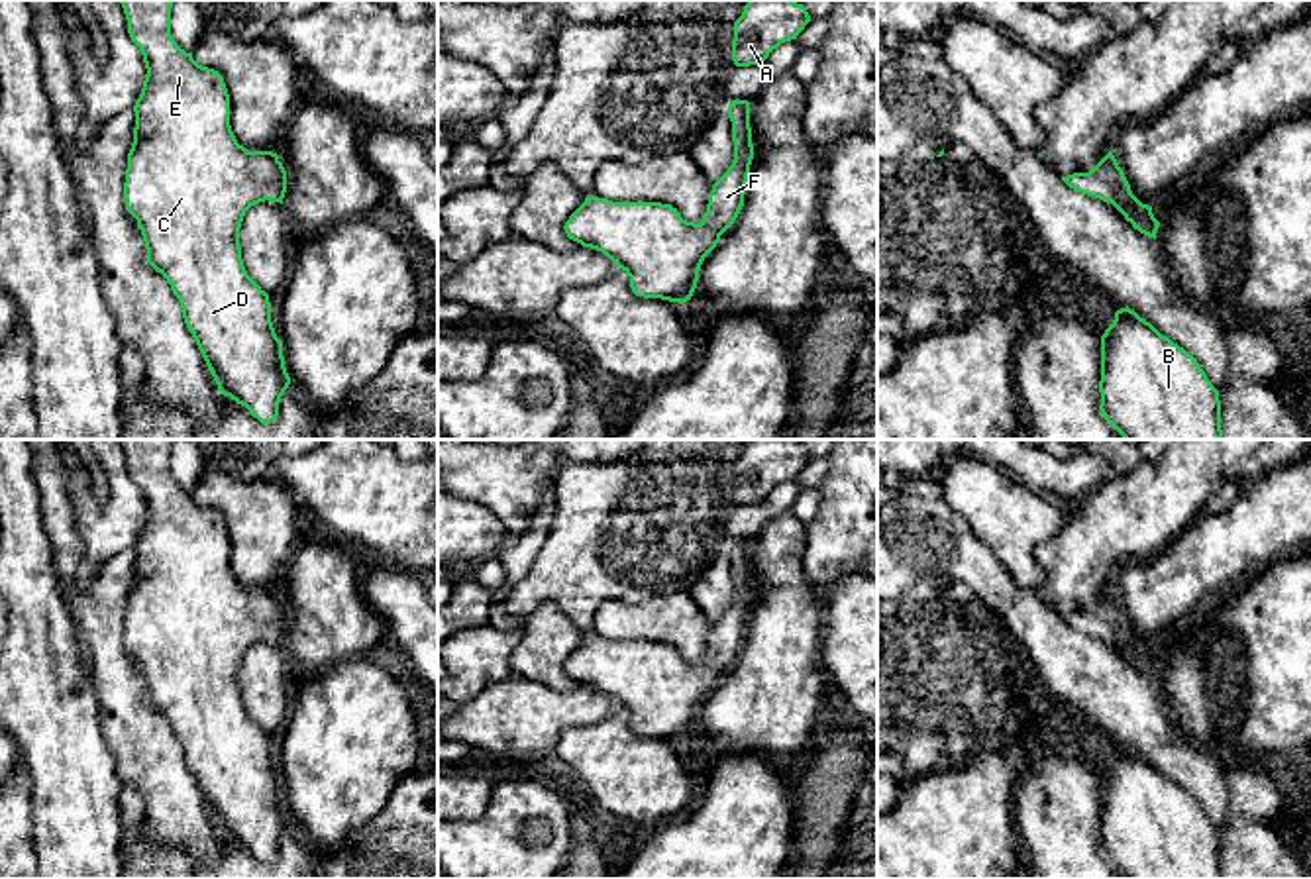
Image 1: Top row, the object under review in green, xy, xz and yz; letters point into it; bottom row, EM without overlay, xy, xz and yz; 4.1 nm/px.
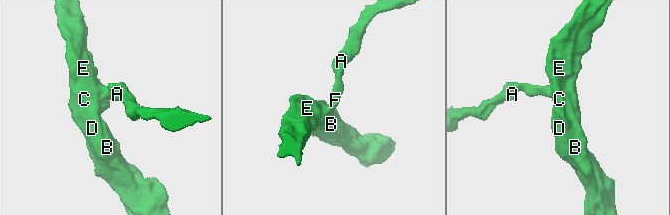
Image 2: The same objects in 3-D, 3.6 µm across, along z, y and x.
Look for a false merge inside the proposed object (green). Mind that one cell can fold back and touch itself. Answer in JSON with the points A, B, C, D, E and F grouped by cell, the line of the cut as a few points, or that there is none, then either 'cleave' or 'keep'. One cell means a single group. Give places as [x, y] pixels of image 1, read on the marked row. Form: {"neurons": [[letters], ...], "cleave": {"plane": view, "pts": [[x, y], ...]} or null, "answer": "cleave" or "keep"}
{"neurons": [["A", "B", "C", "D", "E", "F"]], "cleave": null, "answer": "keep"}

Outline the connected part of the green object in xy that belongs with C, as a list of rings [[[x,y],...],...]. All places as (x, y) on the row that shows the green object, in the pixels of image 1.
[[[120,0],[131,41],[139,47],[147,69],[135,100],[133,143],[128,153],[124,182],[126,210],[137,220],[147,263],[161,273],[179,298],[183,318],[192,334],[220,394],[245,406],[261,424],[279,416],[279,402],[290,385],[285,367],[283,341],[271,322],[269,294],[247,275],[239,247],[239,228],[245,212],[259,202],[281,202],[287,192],[287,171],[273,151],[247,151],[237,143],[230,126],[230,94],[224,77],[198,65],[192,53],[171,35],[175,0]]]

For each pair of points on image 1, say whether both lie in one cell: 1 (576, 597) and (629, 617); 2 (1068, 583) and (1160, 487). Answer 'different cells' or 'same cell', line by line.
1: different cells
2: same cell

